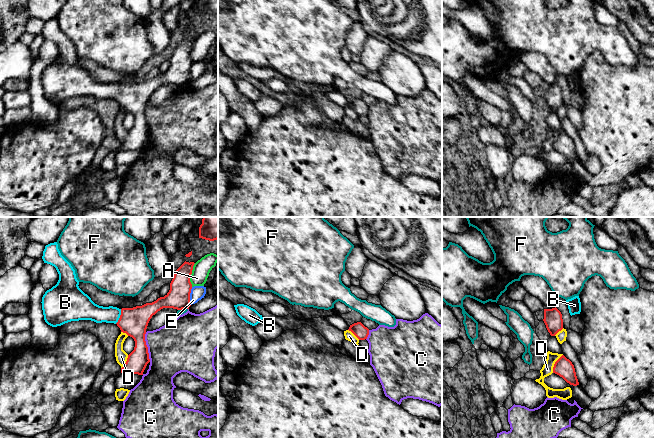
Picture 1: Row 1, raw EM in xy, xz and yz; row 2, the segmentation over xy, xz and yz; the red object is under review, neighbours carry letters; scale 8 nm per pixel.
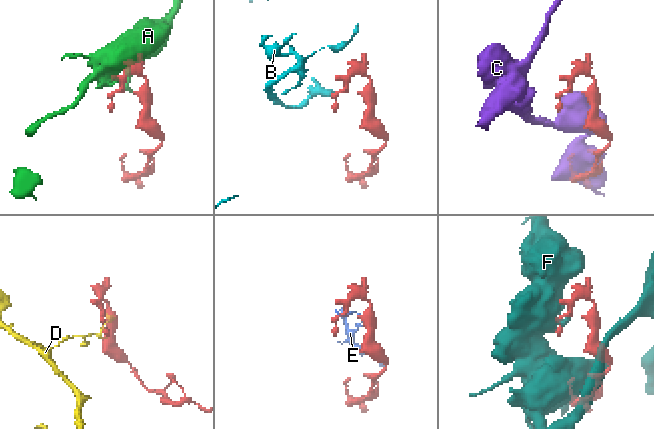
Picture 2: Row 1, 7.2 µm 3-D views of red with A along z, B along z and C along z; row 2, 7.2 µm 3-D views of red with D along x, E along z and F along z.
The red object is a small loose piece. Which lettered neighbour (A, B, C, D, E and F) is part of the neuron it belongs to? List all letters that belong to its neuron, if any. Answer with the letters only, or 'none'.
B

